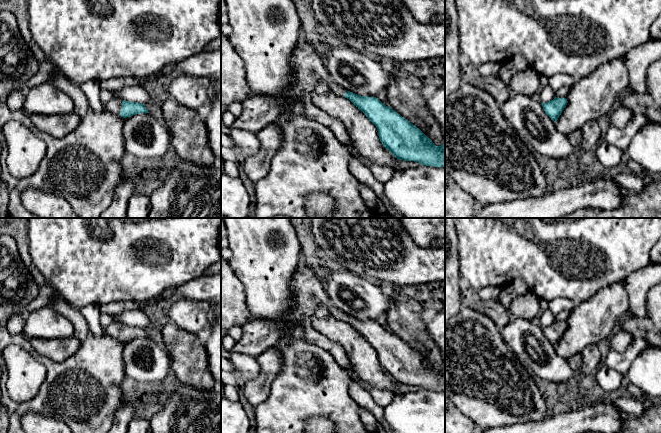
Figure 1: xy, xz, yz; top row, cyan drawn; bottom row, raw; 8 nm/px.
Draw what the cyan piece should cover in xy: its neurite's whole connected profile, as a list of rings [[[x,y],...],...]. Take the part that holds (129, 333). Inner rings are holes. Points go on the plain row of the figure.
[[[118,322],[111,323],[104,331],[105,334],[123,342],[131,341],[135,338],[149,337],[144,328],[122,325]]]

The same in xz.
[[[302,253],[290,286],[294,293],[291,312],[278,321],[257,319],[246,323],[242,327],[243,335],[232,352],[253,357],[261,355],[274,347],[288,327],[297,326],[303,317],[315,315],[317,306],[322,304],[331,316],[349,323],[366,339],[376,350],[383,370],[397,383],[426,390],[445,391],[445,367],[436,370],[419,352],[378,322],[359,320],[335,307],[324,283],[306,263]]]

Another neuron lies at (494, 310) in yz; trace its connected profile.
[[[472,287],[461,290],[460,300],[462,306],[467,306],[488,316],[499,329],[506,326],[512,319],[508,310],[499,301],[482,301],[478,291]]]

